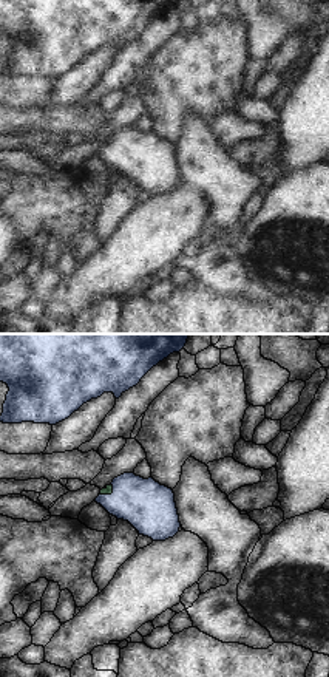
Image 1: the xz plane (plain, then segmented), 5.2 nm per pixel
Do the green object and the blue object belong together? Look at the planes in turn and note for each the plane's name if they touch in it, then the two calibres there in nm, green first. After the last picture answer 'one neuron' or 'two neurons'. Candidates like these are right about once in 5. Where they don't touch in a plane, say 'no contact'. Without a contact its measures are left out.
meets green in xz; 50 nm thick on the green side, 260 nm on the other

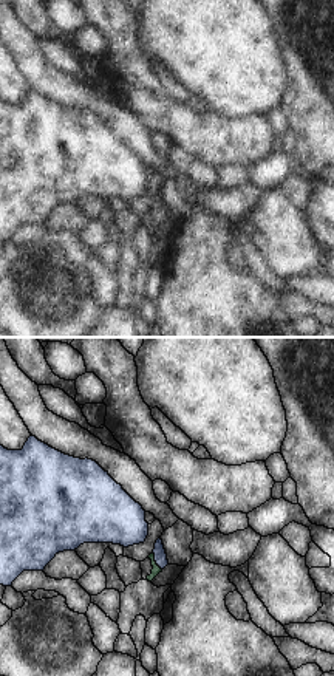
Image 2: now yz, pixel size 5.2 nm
meets green in yz; 50 nm thick on the green side, 70 nm on the other

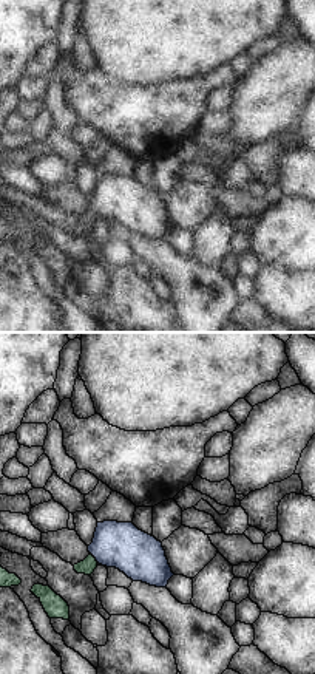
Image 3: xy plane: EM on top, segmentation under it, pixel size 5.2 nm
meets green in xy; 80 nm thick on the green side, 240 nm on the other

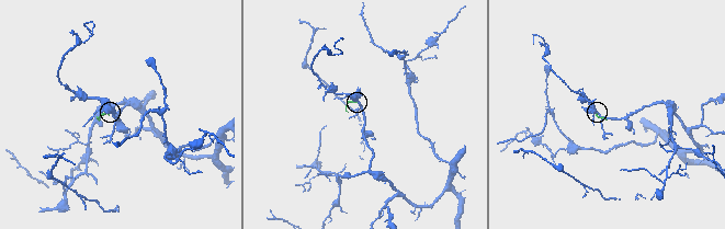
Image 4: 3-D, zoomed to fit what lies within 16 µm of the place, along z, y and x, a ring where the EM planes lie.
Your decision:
one neuron

